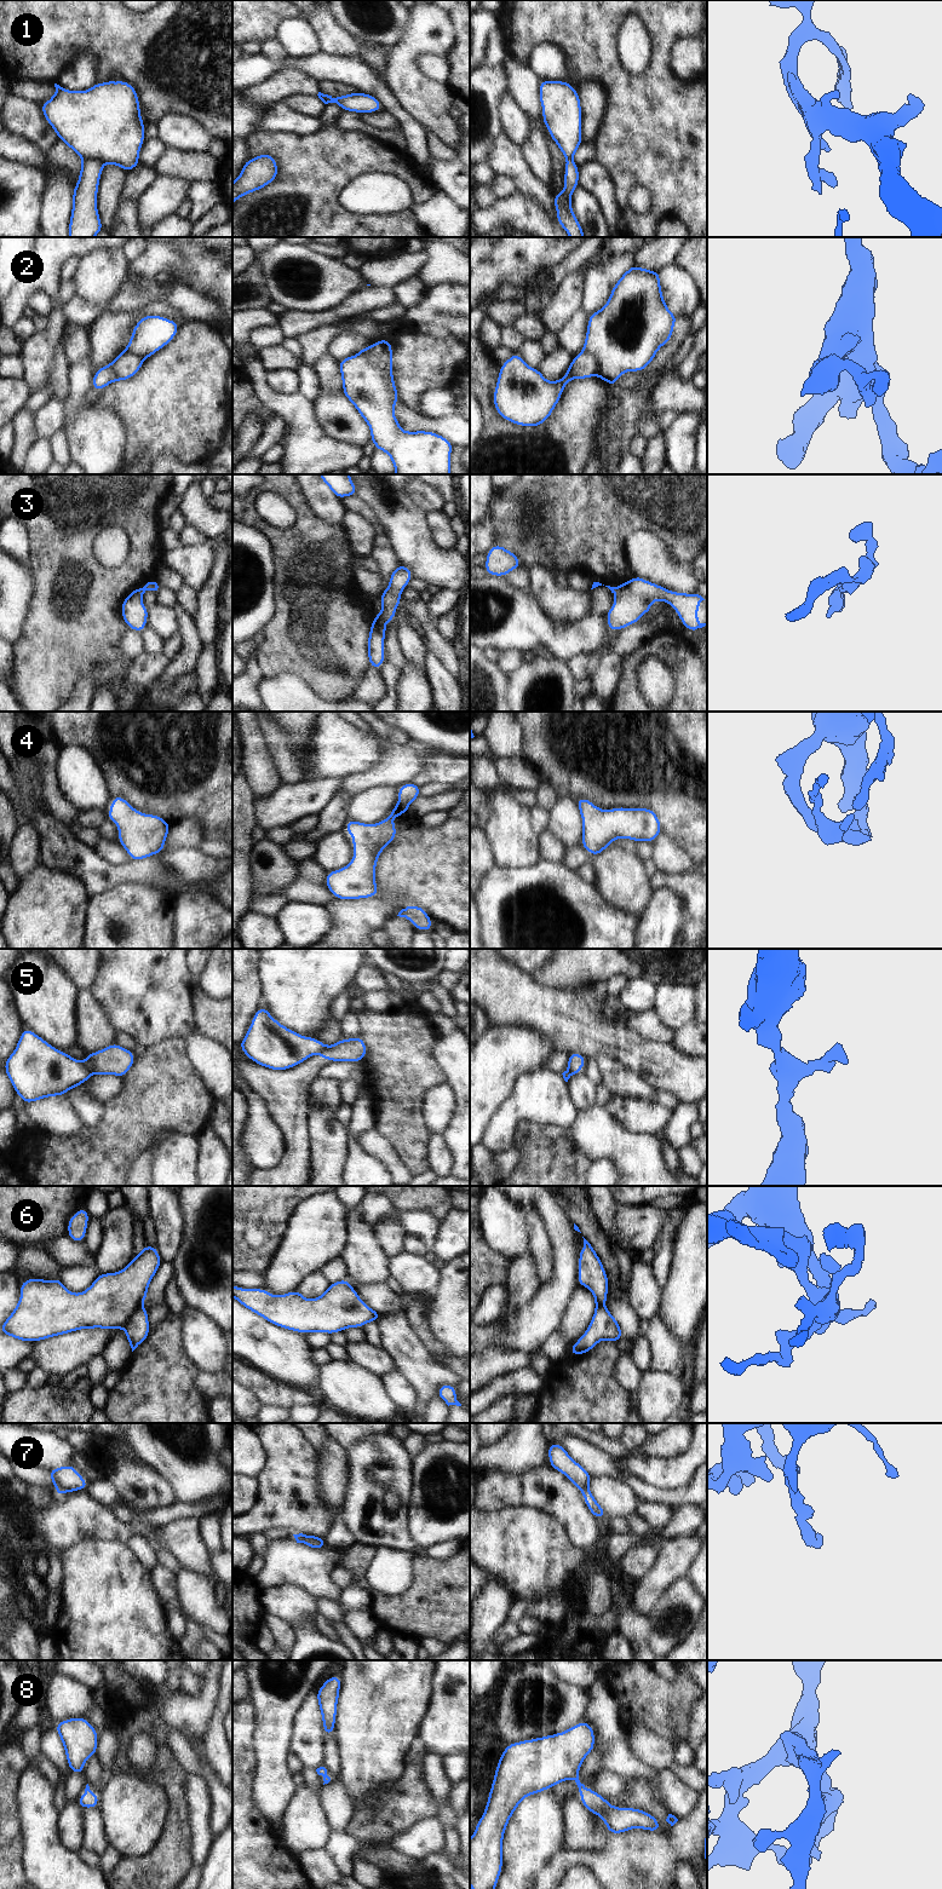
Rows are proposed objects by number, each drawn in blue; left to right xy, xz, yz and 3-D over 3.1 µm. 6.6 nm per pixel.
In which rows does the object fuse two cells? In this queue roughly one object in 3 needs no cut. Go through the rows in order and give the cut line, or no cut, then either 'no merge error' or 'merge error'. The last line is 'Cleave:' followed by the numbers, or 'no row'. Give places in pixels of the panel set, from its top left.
1: cut xy (84, 159), (99, 159), (103, 161); merge error
2: cut yz (582, 350), (597, 362), (597, 375); merge error
3: cut xz (377, 615), (384, 623); merge error
4: cut none; no merge error
5: cut xy (81, 1063), (91, 1072); merge error
6: cut xy (141, 1305), (122, 1326); merge error
7: cut yz (587, 1487), (581, 1491); merge error
8: cut none; no merge error
Cleave: 1, 2, 3, 5, 6, 7

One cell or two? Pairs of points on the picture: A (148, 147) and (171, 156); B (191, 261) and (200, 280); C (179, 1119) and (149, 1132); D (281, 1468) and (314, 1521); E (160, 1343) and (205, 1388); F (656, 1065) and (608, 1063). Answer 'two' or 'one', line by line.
A: two
B: one
C: one
D: one
E: two
F: two

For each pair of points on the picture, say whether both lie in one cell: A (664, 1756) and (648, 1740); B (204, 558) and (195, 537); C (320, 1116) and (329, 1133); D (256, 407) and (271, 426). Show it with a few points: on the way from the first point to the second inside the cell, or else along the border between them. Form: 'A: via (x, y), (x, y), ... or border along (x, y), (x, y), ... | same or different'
A: via (660, 1752), (652, 1744) | same
B: border along (206, 539), (199, 543), (181, 547) | different
C: via (321, 1119), (321, 1124), (326, 1129) | same
D: border along (275, 416), (264, 425) | different

